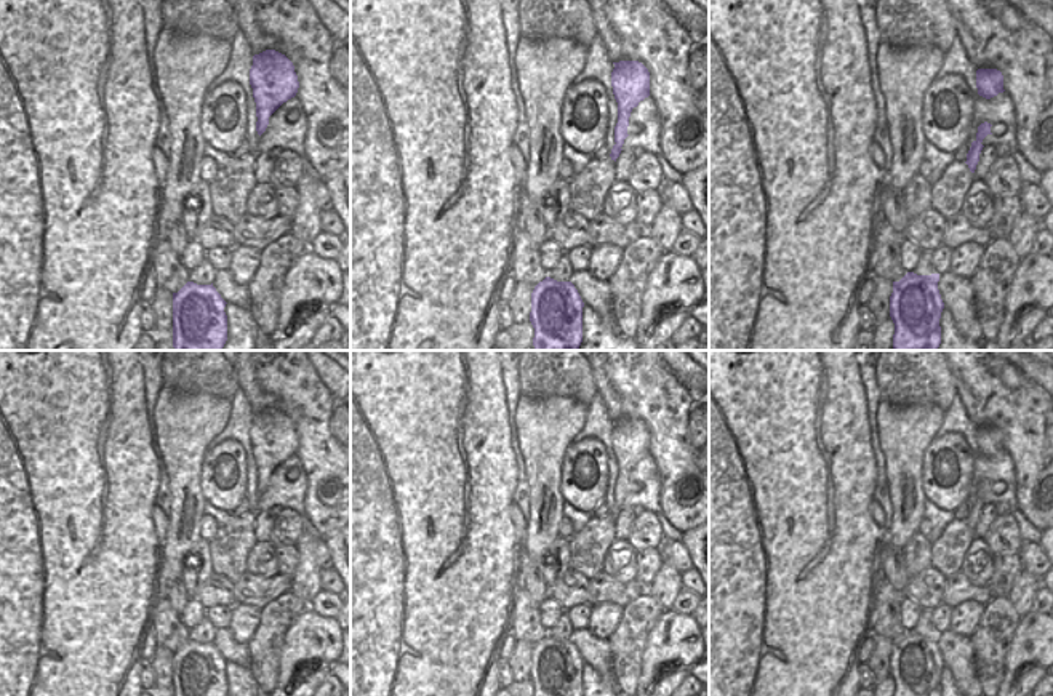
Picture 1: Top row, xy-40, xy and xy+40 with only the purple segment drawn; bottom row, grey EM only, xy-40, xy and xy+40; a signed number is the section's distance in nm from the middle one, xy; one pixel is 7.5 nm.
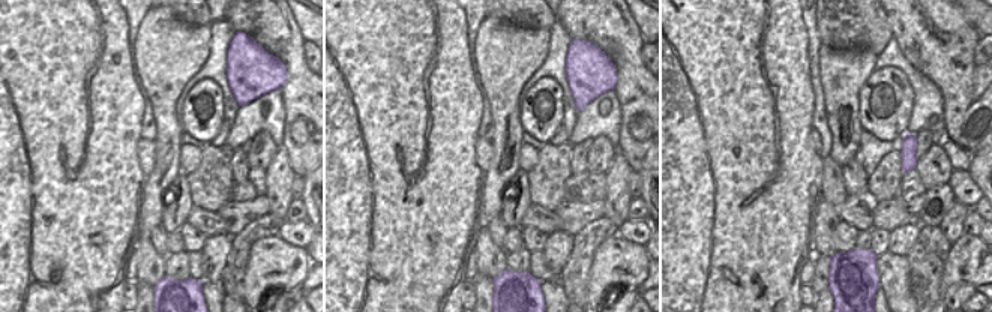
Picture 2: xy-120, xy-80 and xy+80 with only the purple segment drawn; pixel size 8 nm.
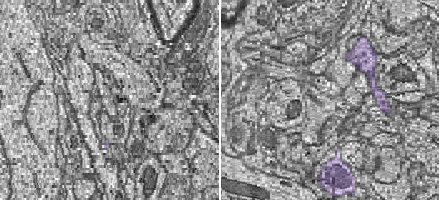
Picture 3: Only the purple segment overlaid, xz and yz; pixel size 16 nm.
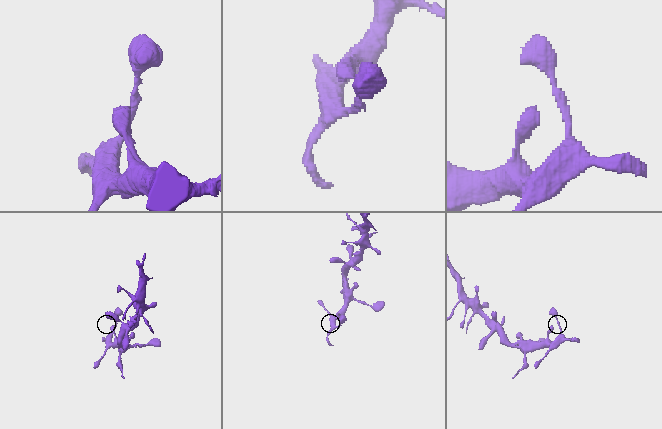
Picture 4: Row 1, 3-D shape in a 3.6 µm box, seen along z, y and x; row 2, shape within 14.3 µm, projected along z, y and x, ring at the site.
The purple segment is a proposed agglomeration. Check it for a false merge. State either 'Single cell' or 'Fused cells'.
Single cell.

